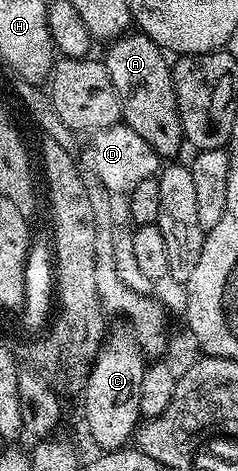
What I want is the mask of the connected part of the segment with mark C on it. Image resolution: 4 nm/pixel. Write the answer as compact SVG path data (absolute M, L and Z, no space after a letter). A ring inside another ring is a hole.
M121 326L107 333L104 345L92 364L92 373L82 385L84 392L84 420L88 423L88 432L100 450L123 448L133 439L134 433L141 423L140 399L142 398L142 374L146 367L146 356L135 336L127 327Z

